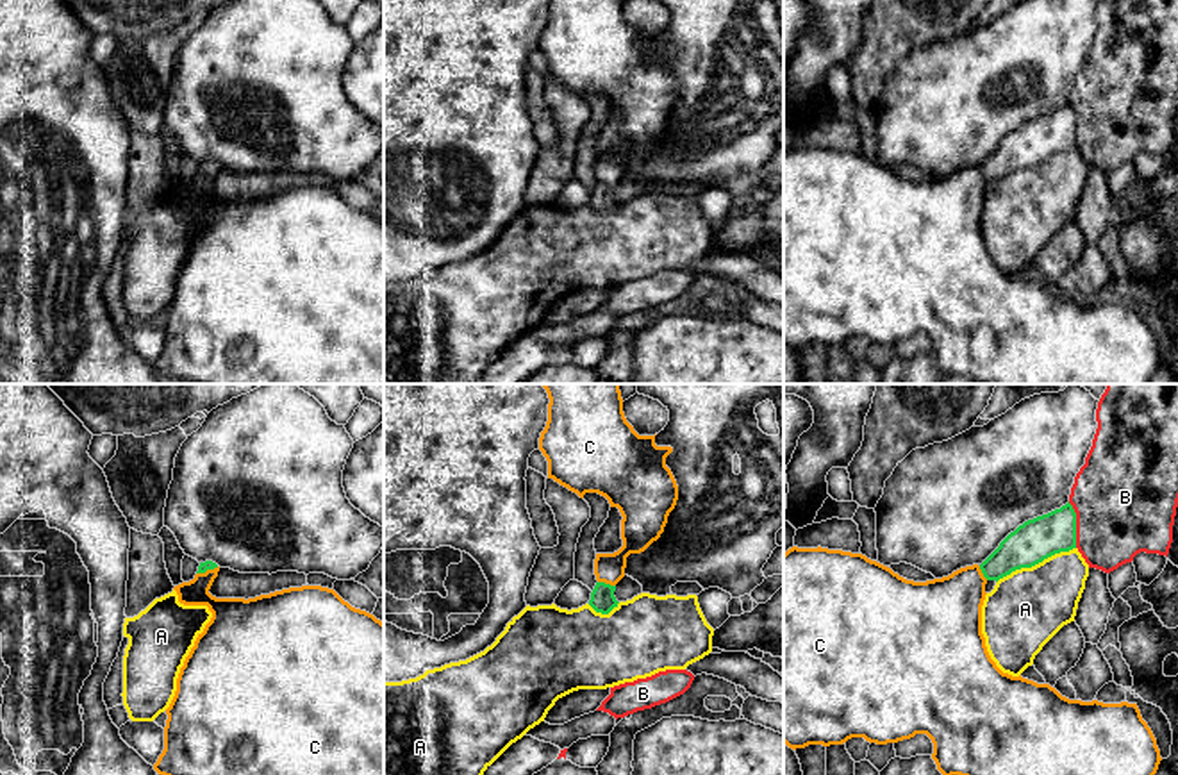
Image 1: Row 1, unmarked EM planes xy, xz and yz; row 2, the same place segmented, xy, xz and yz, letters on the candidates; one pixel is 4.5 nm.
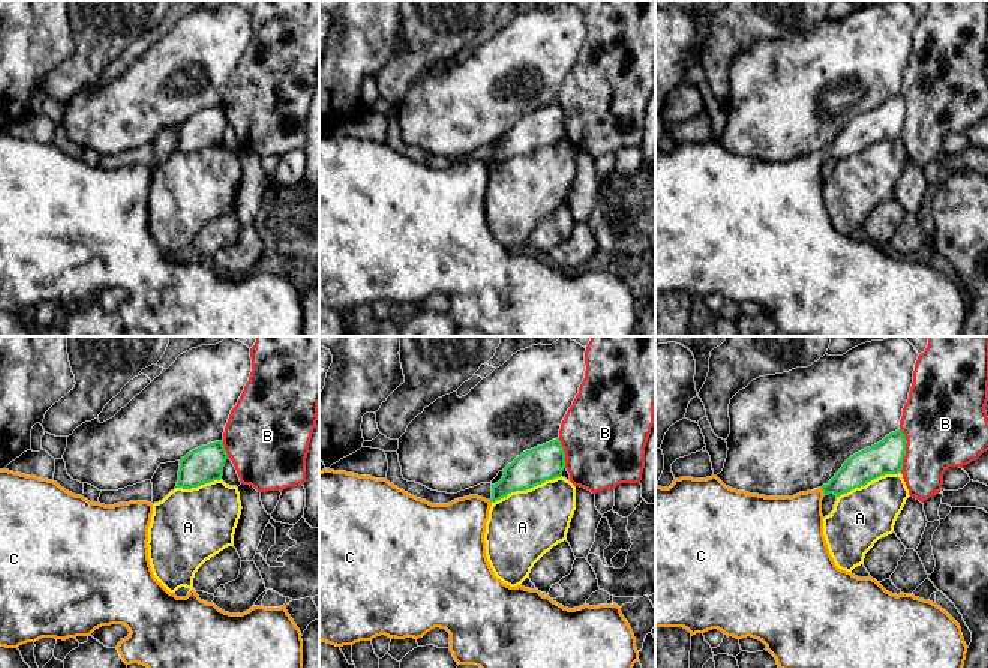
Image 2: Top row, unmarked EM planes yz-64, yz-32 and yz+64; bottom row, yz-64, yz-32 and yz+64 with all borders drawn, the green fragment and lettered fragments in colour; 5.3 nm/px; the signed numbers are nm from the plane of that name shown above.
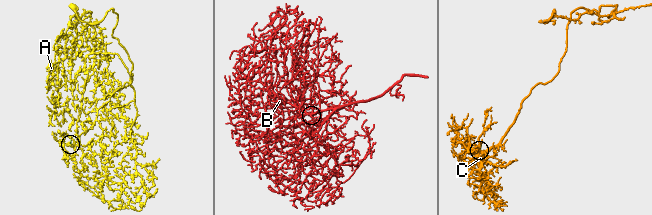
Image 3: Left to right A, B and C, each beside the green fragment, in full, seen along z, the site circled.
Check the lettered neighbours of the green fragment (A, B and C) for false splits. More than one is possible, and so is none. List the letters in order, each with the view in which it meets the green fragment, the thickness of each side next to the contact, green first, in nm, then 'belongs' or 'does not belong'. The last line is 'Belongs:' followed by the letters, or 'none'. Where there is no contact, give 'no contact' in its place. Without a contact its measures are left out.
A: meets green in yz; 190 nm thick on the green side, 340 nm on the other; does not belong
B: meets green in yz; 190 nm thick on the green side, 460 nm on the other; does not belong
C: meets green in xz; 110 nm thick on the green side, 140 nm on the other; belongs
Belongs: C

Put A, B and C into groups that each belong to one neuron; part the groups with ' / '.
A / B / C

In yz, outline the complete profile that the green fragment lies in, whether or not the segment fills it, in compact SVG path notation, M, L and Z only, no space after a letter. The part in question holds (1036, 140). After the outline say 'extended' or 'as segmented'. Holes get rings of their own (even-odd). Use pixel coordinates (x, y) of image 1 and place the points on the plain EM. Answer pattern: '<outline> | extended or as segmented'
M1069 102L1019 125L980 166L926 182L907 180L862 154L789 148L784 154L784 343L792 350L851 338L887 345L926 334L942 377L960 375L976 384L1149 384L1162 357L1137 304L1069 300L1049 284L1003 273L985 246L985 184L1073 148L1076 112Z | extended

